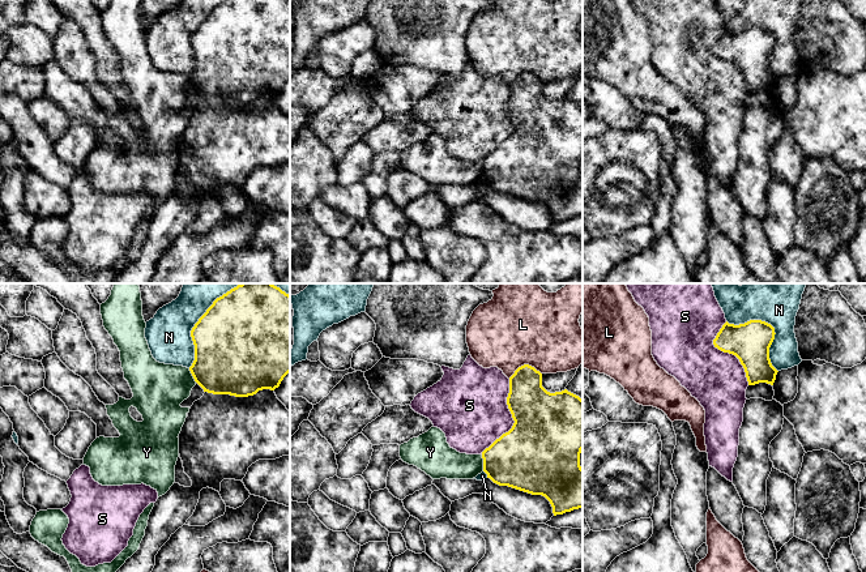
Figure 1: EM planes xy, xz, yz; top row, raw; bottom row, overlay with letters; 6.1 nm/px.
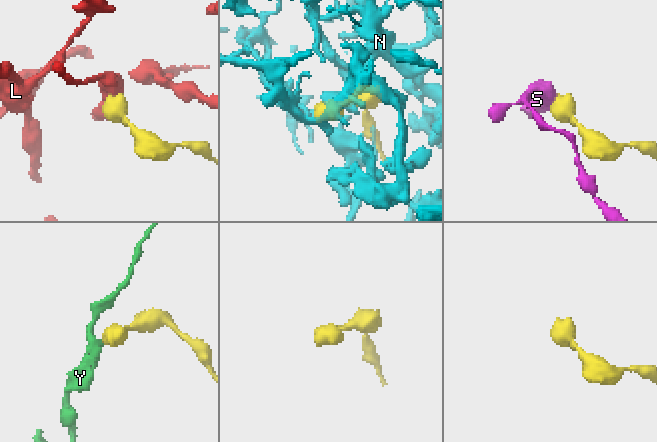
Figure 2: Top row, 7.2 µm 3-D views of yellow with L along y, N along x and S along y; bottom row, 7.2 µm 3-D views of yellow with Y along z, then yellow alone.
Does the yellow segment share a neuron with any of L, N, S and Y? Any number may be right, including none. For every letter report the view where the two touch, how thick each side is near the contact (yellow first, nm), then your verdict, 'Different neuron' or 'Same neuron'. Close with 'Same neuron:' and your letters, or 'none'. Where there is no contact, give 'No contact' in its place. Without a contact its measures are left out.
L: Touches yellow in xz. Thickness 260 nm (yellow) against 500 nm. Different neuron
N: Touches yellow in xy. Thickness 500 nm (yellow) against 280 nm. Different neuron
S: Touches yellow in xz. Thickness 460 nm (yellow) against 440 nm. Different neuron
Y: Touches yellow in xz. Thickness 380 nm (yellow) against 200 nm. Different neuron
Same neuron: none

